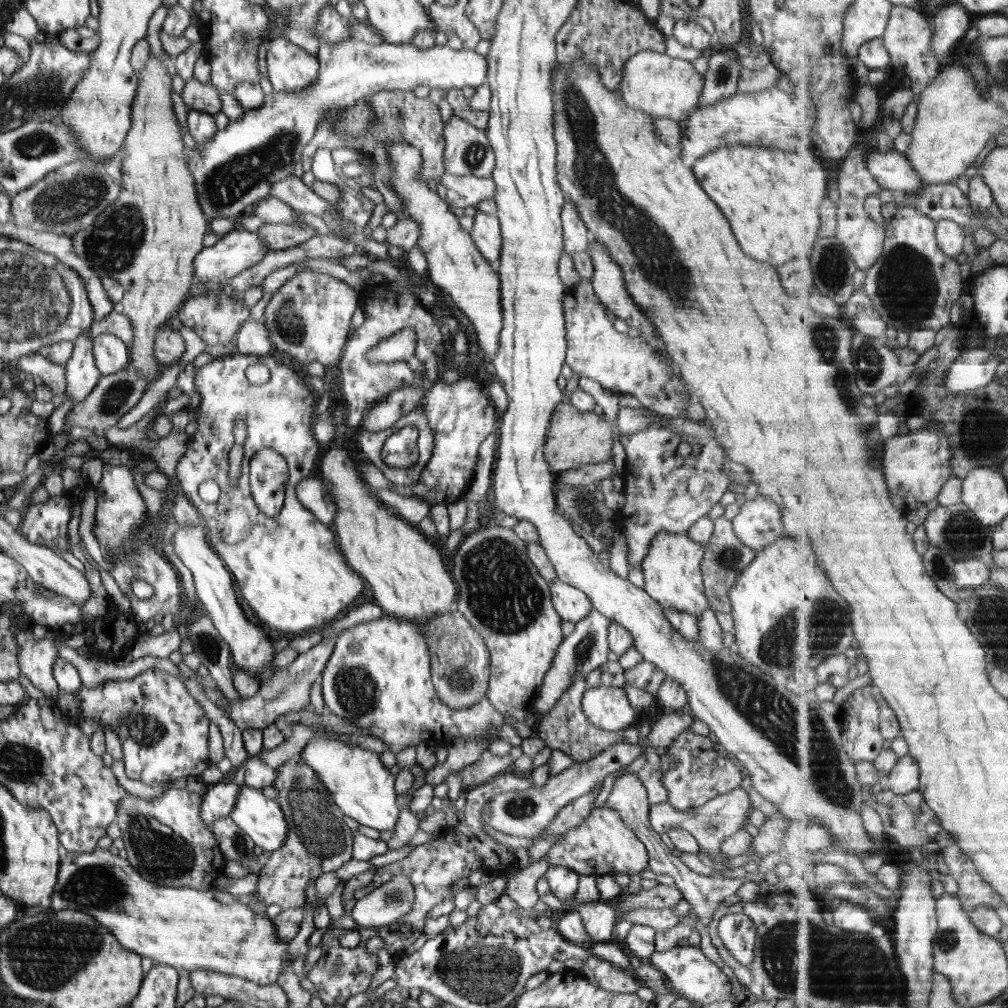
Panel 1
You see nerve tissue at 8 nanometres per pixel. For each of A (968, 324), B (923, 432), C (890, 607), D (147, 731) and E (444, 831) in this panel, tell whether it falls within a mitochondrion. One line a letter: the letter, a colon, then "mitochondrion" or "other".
A: other
B: other
C: other
D: mitochondrion
E: other

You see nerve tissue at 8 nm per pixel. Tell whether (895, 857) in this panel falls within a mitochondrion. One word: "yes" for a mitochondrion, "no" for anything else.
no

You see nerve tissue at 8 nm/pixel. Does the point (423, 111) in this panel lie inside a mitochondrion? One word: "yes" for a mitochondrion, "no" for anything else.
no

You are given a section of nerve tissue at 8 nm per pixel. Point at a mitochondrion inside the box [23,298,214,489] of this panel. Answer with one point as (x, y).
(116, 396)

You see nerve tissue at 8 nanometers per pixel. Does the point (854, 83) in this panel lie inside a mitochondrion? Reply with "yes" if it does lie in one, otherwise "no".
no

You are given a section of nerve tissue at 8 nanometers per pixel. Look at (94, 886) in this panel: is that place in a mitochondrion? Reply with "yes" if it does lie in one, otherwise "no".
yes

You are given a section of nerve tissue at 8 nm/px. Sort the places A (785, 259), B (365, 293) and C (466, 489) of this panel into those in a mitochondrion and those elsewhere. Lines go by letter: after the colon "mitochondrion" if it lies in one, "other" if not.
A: other
B: other
C: other

